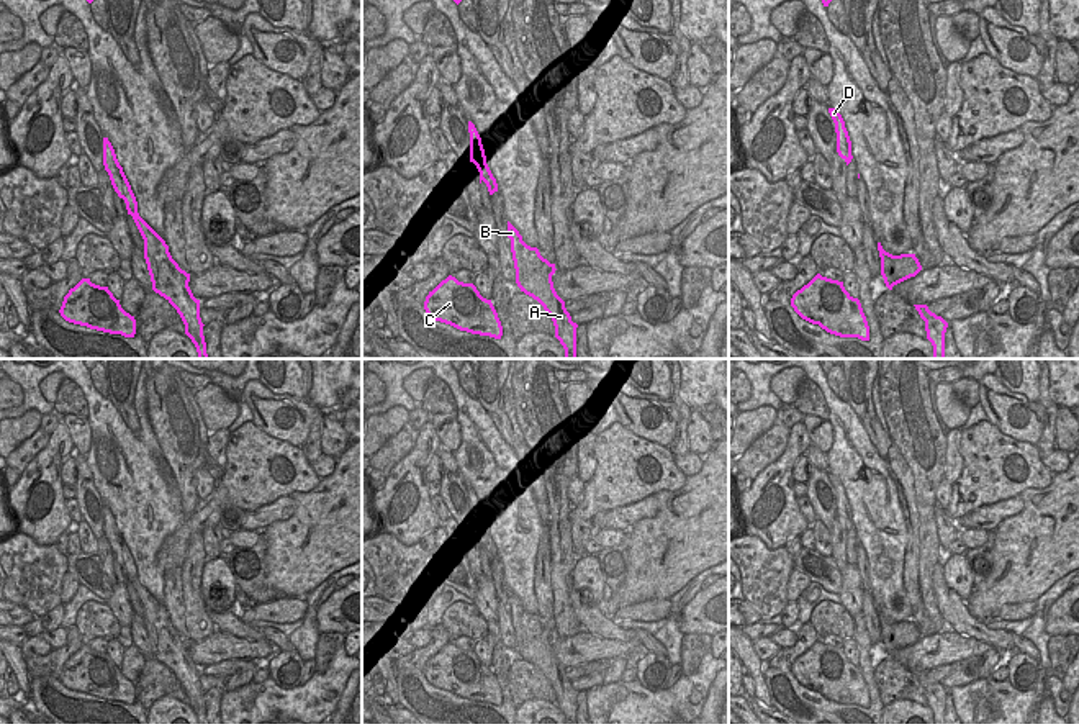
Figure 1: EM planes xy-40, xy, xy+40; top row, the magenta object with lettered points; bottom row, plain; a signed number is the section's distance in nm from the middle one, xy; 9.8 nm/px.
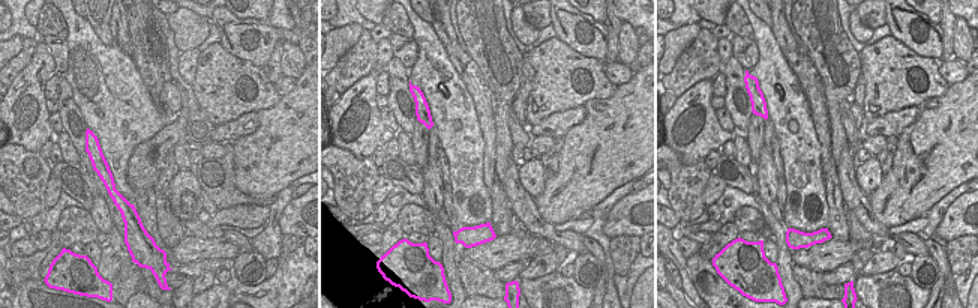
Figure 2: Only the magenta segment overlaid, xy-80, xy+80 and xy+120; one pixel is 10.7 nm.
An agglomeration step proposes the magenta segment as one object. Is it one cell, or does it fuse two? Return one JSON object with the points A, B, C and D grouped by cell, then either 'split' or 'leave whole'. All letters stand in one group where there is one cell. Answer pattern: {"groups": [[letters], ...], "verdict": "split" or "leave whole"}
{"groups": [["A", "B", "D"], ["C"]], "verdict": "split"}

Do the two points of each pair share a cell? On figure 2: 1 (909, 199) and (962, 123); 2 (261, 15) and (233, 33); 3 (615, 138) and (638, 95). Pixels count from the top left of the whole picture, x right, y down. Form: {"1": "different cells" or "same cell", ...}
{"1": "same cell", "2": "different cells", "3": "same cell"}

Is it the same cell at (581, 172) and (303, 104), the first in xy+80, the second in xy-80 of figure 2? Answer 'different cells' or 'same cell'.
same cell

